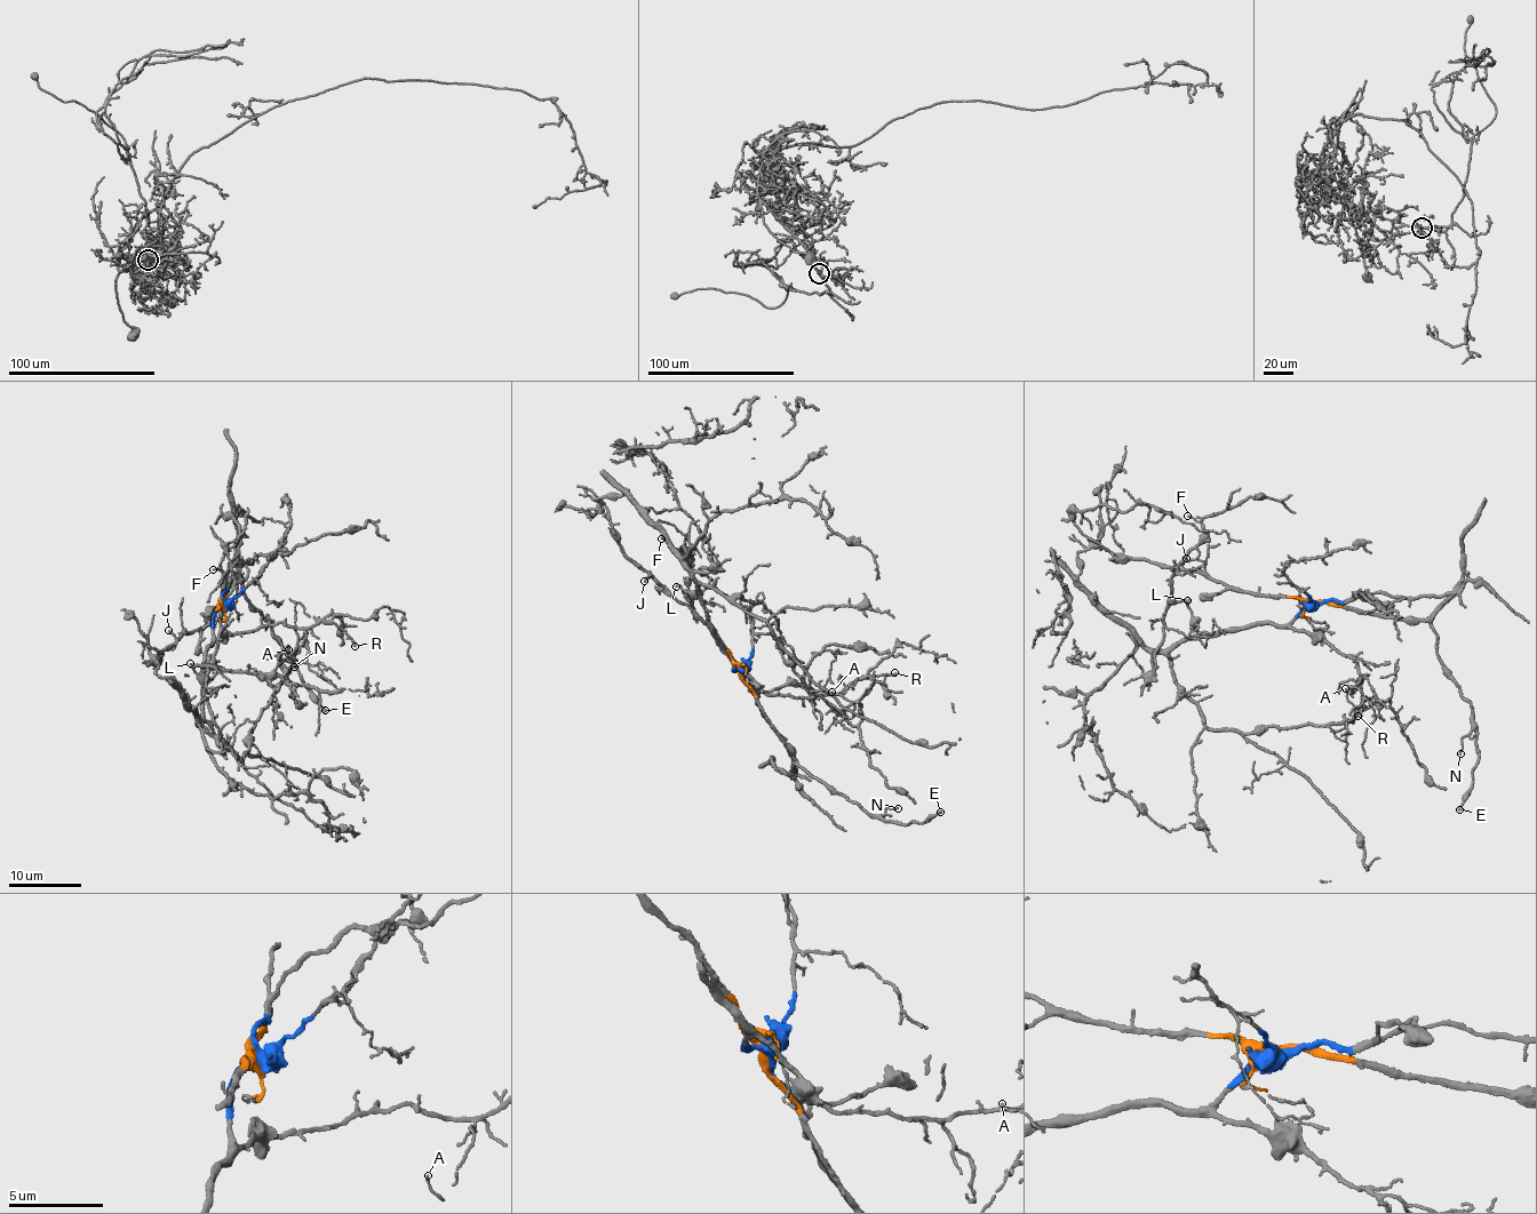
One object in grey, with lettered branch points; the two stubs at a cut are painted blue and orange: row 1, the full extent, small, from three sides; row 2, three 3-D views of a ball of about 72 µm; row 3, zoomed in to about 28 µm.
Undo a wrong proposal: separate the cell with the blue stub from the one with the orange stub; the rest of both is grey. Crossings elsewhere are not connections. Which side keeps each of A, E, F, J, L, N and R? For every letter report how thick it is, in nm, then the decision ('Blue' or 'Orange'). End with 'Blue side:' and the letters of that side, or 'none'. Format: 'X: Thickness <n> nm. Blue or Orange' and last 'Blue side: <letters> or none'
A: Thickness 90 nm. Blue
E: Thickness 170 nm. Orange
F: Thickness 100 nm. Blue
J: Thickness 120 nm. Orange
L: Thickness 110 nm. Blue
N: Thickness 100 nm. Orange
R: Thickness 180 nm. Blue
Blue side: A, F, L, R

